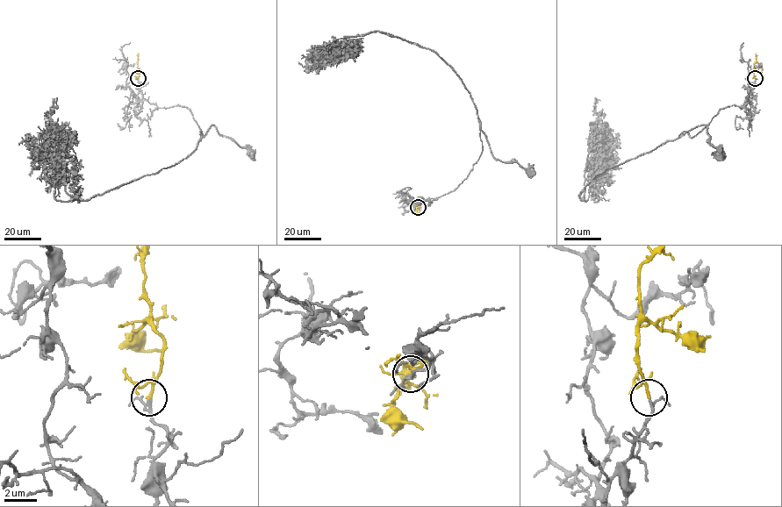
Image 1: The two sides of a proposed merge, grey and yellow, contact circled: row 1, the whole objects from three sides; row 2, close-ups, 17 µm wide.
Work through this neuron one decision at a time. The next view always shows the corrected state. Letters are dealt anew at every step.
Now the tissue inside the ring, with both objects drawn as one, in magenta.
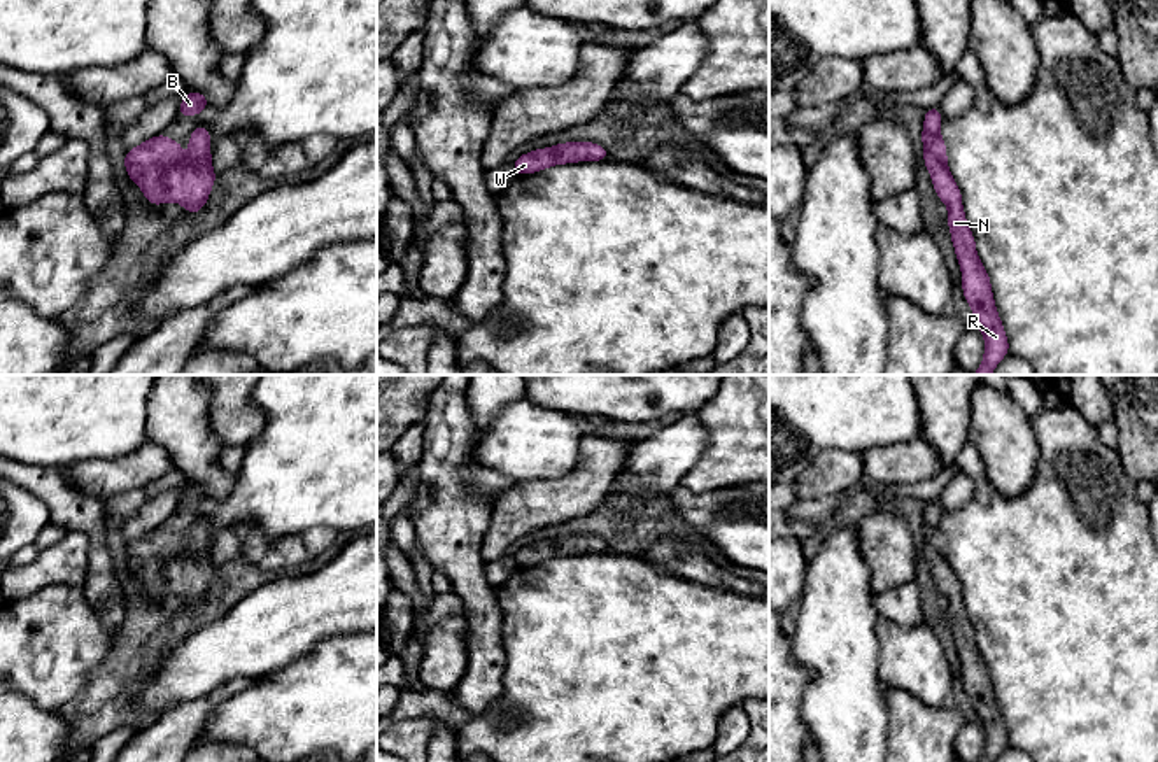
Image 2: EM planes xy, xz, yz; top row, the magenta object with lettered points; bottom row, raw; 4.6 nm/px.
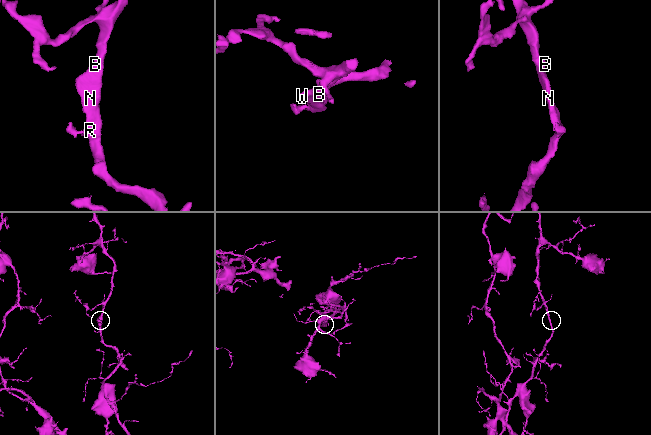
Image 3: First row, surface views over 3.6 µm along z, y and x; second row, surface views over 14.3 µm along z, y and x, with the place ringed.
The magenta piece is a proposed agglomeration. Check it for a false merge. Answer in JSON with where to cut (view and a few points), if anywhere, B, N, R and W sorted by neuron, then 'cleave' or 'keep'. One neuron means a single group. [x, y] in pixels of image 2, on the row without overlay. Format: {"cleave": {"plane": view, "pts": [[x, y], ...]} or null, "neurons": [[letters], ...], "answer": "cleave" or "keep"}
{"cleave": null, "neurons": [["B", "N", "R", "W"]], "answer": "keep"}

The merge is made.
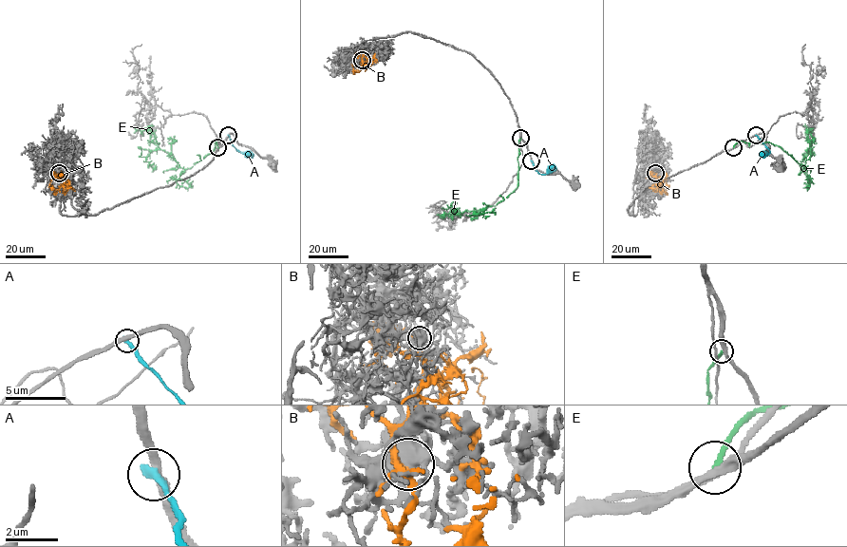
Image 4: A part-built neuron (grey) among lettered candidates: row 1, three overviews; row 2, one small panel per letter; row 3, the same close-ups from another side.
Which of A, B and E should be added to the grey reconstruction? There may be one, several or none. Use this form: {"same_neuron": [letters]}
{"same_neuron": []}

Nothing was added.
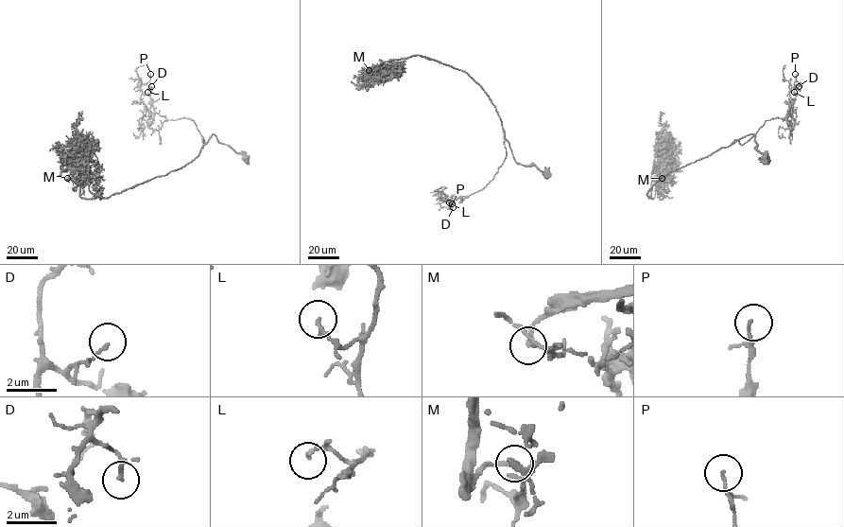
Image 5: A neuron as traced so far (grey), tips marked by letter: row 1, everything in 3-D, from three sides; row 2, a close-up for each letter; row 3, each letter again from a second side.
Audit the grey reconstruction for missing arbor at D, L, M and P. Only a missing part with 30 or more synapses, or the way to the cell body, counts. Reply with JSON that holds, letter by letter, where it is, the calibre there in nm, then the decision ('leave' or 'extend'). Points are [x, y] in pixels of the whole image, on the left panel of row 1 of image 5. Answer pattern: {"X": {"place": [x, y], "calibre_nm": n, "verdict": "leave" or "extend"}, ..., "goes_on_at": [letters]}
{"D": {"place": [151, 86], "calibre_nm": 90, "verdict": "leave"}, "L": {"place": [147, 92], "calibre_nm": 130, "verdict": "leave"}, "M": {"place": [67, 178], "calibre_nm": 130, "verdict": "extend"}, "P": {"place": [150, 74], "calibre_nm": 60, "verdict": "leave"}, "goes_on_at": ["M"]}

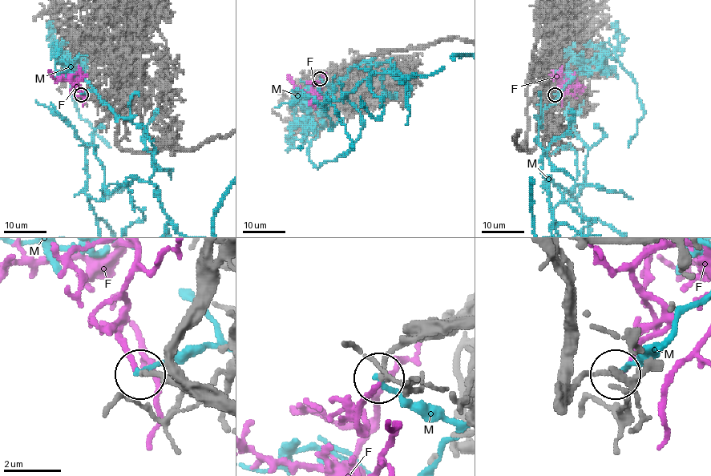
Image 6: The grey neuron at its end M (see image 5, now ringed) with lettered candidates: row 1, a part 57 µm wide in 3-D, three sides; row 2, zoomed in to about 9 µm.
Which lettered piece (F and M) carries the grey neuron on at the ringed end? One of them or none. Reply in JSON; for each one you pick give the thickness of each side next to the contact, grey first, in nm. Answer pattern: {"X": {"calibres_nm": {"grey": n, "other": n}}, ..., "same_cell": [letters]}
{"F": {"calibres_nm": {"grey": 90, "other": 150}}, "same_cell": ["F"]}

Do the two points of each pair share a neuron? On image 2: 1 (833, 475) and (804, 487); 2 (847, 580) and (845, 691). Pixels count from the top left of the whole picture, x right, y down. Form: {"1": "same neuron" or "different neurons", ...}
{"1": "same neuron", "2": "same neuron"}

